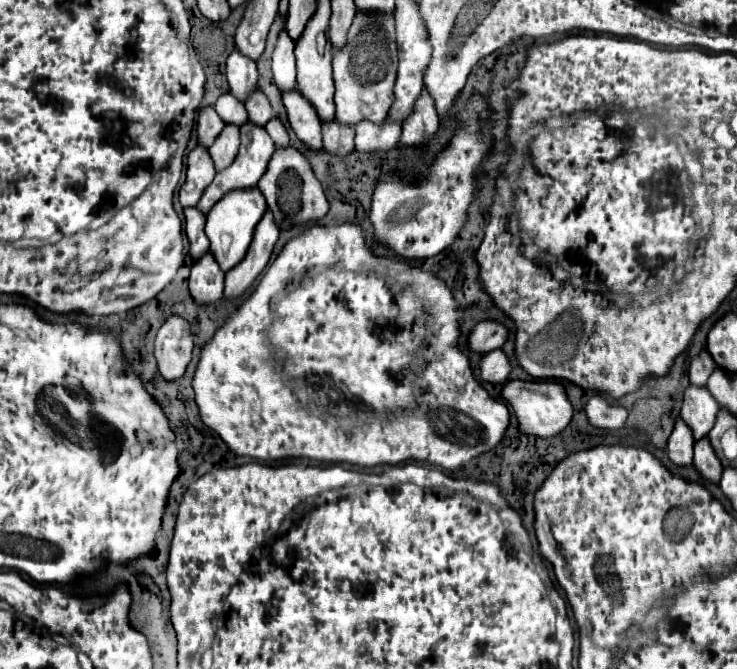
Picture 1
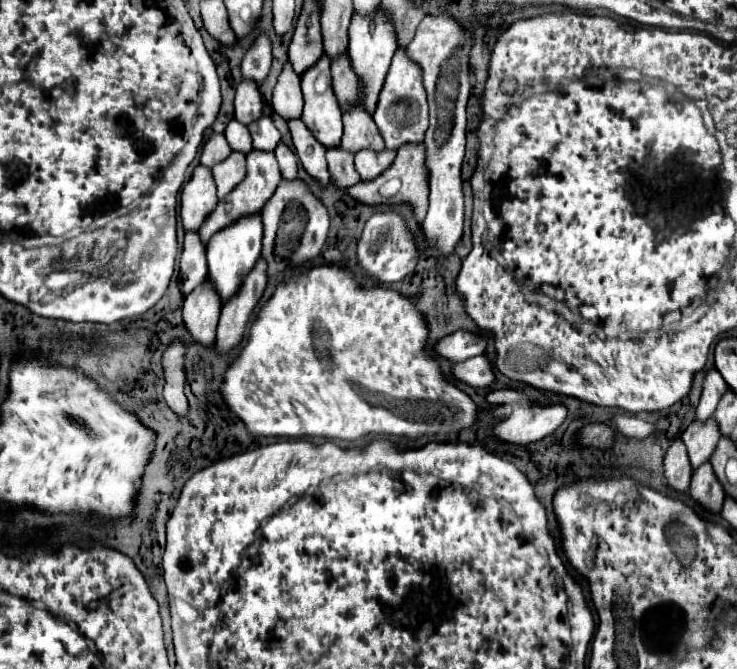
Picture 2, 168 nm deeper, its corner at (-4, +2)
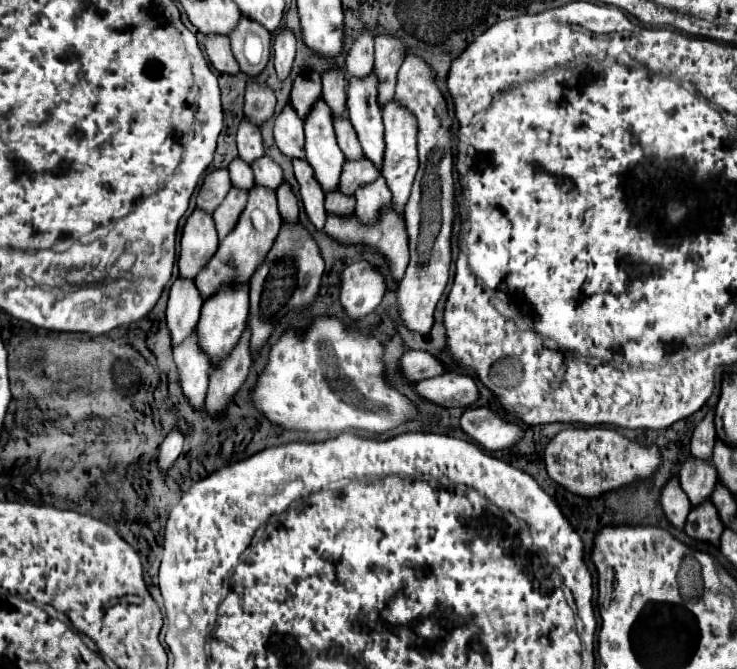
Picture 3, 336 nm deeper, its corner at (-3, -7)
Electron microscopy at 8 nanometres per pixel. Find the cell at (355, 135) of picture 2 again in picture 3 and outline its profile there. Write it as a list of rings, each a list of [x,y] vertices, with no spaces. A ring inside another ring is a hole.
[[[361,157],[361,159],[355,159],[355,161],[347,159],[345,165],[343,165],[343,171],[341,171],[339,189],[345,195],[353,195],[359,185],[363,185],[367,181],[375,181],[379,175],[381,175],[379,169],[367,157]]]

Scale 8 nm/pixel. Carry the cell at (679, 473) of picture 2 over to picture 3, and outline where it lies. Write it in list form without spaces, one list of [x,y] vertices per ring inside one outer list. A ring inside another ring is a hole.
[[[677,477],[669,479],[665,483],[665,487],[661,489],[661,507],[667,515],[667,519],[677,527],[677,529],[683,529],[683,523],[687,519],[687,513],[691,511],[691,503],[689,503],[689,497],[683,493],[683,489],[679,487],[679,481]]]

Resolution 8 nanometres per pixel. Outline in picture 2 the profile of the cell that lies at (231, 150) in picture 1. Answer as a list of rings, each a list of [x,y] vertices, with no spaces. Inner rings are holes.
[[[232,152],[232,156],[228,156],[222,164],[216,164],[212,168],[212,174],[218,188],[218,198],[222,200],[224,196],[228,196],[228,192],[232,192],[232,188],[236,188],[236,184],[244,180],[246,156],[240,152]]]

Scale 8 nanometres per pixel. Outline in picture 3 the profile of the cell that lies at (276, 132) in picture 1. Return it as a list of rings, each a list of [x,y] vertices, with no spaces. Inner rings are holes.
[[[283,181],[279,185],[277,193],[277,201],[279,201],[279,213],[285,221],[297,221],[297,213],[299,213],[299,201],[291,189],[291,185],[287,181]]]

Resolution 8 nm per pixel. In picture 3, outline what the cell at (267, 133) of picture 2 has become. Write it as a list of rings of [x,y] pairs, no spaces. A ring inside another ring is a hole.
[[[269,155],[259,157],[259,161],[255,159],[255,161],[251,163],[251,167],[253,167],[253,173],[255,173],[255,183],[257,183],[257,185],[265,185],[265,187],[277,189],[277,187],[279,187],[279,181],[283,181],[281,167],[279,167],[277,161],[271,159]]]

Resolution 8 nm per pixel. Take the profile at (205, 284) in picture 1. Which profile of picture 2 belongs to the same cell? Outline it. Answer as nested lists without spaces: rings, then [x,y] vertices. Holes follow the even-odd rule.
[[[206,280],[186,300],[182,308],[182,322],[190,332],[192,340],[204,348],[210,348],[216,338],[216,326],[220,316],[220,300]]]

